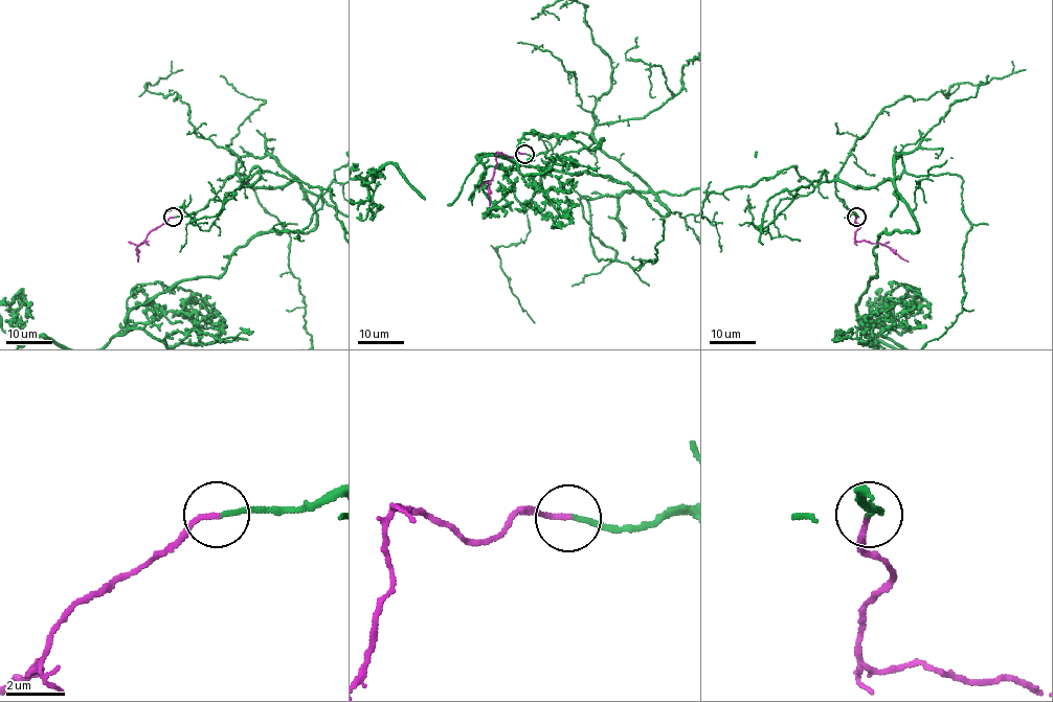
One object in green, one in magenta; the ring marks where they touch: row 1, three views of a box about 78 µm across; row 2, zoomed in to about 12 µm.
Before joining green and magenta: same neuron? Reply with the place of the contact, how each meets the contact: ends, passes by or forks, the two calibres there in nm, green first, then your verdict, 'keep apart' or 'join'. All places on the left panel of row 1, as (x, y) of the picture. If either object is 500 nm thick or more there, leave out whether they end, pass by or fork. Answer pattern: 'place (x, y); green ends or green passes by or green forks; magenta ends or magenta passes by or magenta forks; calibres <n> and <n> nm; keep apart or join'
place (173, 217); green ends; magenta ends; calibres 150 and 180 nm; join

